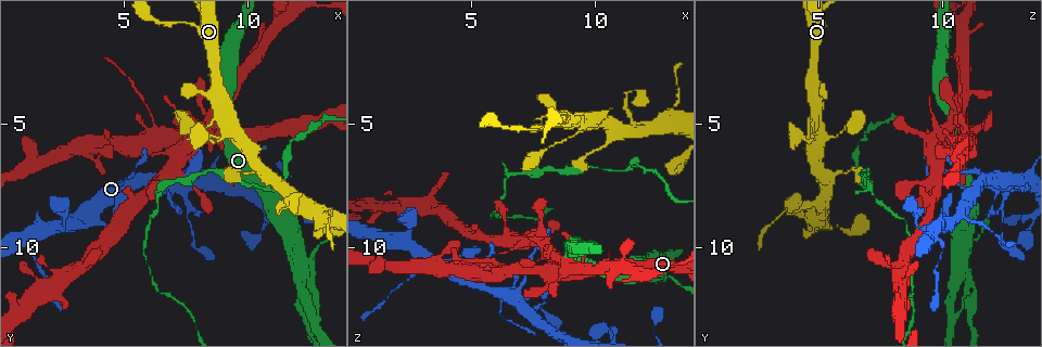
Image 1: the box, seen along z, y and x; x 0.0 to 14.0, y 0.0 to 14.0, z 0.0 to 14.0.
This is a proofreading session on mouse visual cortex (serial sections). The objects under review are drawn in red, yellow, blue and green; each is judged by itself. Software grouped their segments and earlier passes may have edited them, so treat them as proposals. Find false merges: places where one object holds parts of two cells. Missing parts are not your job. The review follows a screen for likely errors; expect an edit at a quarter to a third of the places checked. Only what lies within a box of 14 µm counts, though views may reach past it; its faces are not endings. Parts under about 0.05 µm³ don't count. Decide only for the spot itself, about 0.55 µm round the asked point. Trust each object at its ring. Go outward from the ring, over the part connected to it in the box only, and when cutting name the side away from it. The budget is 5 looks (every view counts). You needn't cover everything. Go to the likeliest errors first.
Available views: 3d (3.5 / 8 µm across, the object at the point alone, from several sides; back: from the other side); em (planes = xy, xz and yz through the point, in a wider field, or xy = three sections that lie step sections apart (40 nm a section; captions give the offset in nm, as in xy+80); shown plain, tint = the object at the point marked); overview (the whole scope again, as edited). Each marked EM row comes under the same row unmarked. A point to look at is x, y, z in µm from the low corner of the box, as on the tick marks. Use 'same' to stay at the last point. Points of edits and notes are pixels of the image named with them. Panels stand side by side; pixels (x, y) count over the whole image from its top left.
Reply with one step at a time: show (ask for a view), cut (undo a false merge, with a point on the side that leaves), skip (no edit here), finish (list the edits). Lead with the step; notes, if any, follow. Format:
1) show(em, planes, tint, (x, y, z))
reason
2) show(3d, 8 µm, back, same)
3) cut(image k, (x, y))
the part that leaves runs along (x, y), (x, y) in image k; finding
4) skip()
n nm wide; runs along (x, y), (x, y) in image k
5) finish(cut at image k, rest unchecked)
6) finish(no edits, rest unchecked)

show(3d, 3.5 µm, (6.4, 5.3, 10.8))
two arms in line, one across

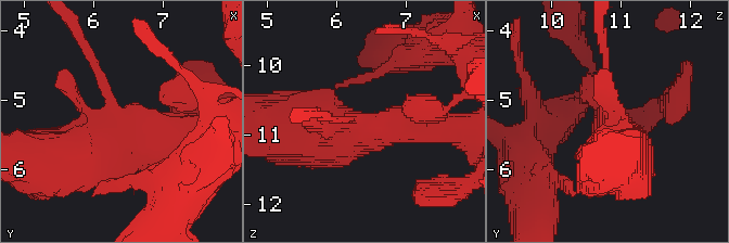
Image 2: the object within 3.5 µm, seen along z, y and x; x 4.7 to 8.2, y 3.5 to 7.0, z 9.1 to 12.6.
show(em, planes, tint, (6.35, 5.20, 10.80))
now the EM

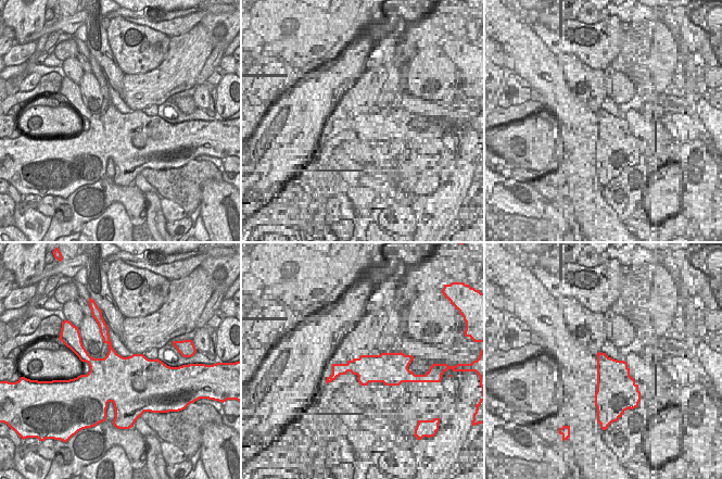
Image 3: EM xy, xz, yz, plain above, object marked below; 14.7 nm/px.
cut(image 2, (91, 56))
750 nm wide; the part that leaves runs along (105, 91), (91, 54), (75, 28) in image 2; a second cell is stuck on

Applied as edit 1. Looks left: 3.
show(overview)
see it whole again

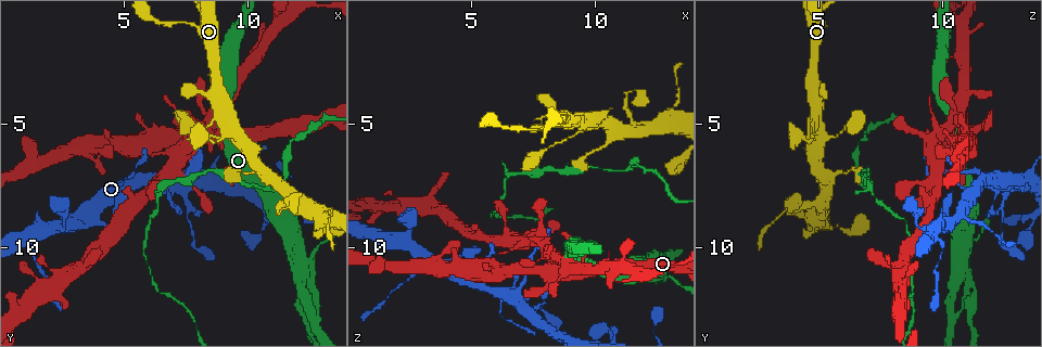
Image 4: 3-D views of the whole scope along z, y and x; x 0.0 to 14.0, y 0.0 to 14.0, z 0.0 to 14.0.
show(3d, 3.5 µm, (6.3, 7.2, 11.9))

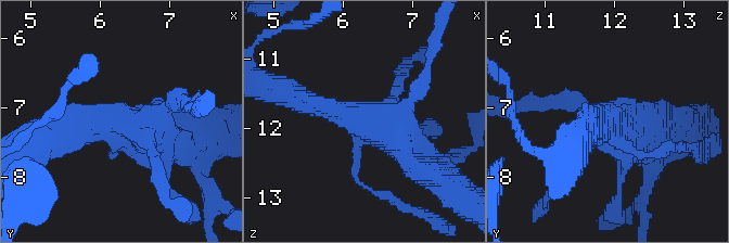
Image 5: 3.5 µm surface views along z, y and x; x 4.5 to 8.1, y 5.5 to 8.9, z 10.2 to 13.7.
show(em, xy, step 3, tint, (6.35, 7.25, 11.90))

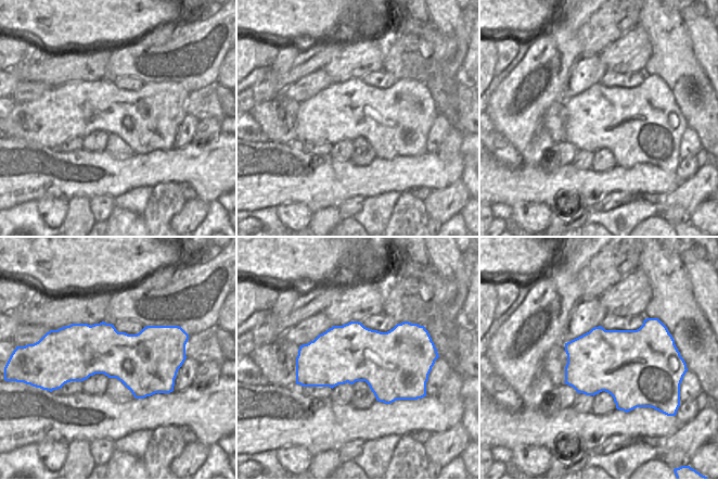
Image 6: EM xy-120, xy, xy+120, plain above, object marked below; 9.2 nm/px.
skip()
runs along (318, 104), (385, 127), (438, 174) in image 5; one cell here

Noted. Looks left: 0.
finish(cut at image 2, rest unchecked)

